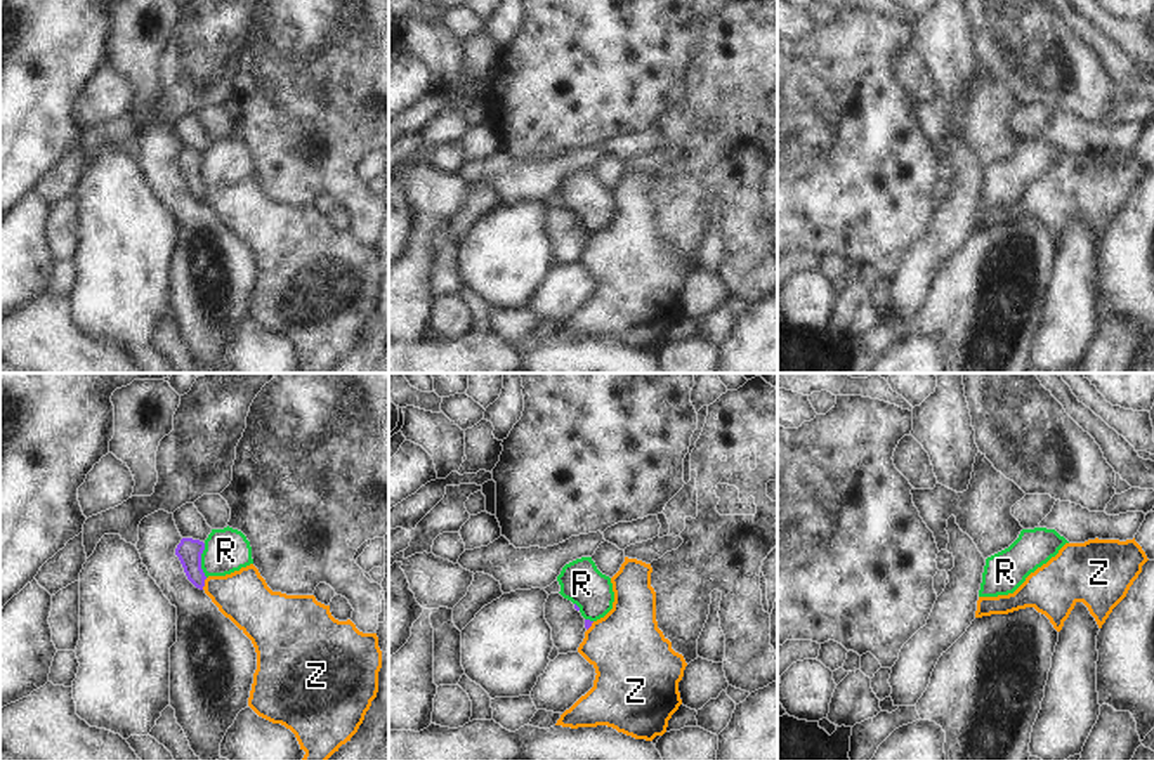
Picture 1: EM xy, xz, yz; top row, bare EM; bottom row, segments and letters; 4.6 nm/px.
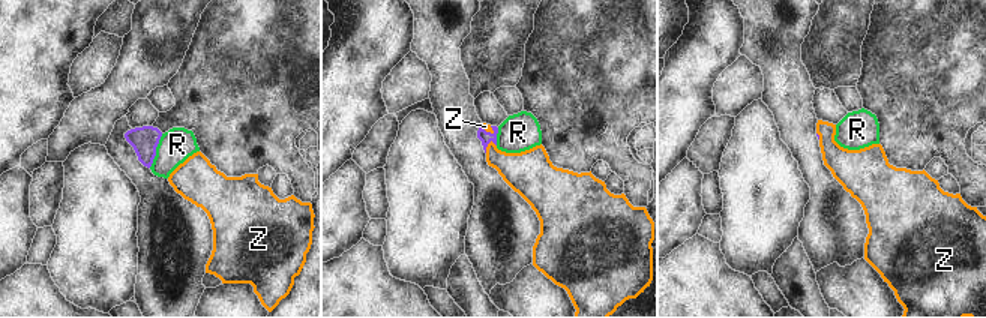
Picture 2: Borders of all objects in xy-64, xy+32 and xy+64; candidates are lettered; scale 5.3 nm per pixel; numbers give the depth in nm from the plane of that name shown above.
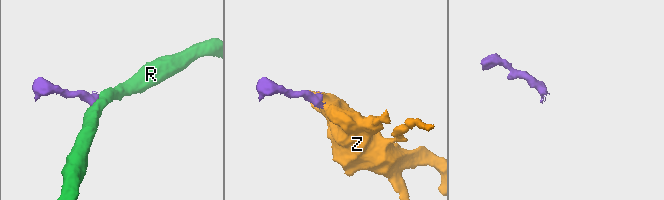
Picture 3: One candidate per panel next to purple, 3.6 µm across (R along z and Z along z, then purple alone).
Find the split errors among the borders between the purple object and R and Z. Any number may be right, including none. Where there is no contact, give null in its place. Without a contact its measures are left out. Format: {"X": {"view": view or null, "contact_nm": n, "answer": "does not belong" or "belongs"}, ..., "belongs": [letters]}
{"R": {"view": "xy", "contact_nm": 160, "answer": "does not belong"}, "Z": {"view": "xy", "contact_nm": 60, "answer": "belongs"}, "belongs": ["Z"]}

